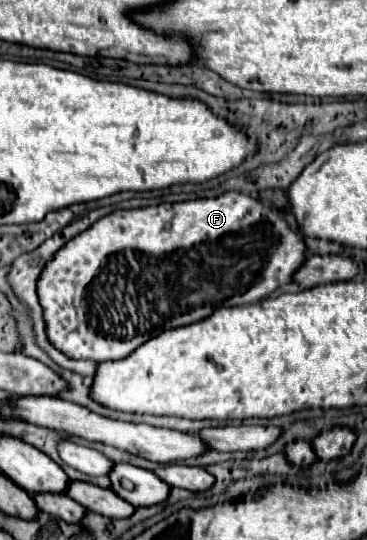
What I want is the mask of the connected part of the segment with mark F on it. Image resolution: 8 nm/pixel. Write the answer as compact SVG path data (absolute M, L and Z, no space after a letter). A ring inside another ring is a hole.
M229 191L213 199L195 199L195 201L183 201L183 203L163 203L157 207L143 207L143 209L129 209L129 211L113 211L99 221L95 221L89 229L67 241L55 257L43 267L39 279L37 279L37 297L43 307L43 319L47 327L47 339L53 347L57 347L63 355L69 359L89 359L95 363L101 361L113 361L123 359L129 353L133 353L139 345L143 345L147 339L153 339L161 335L167 329L175 329L181 325L197 323L199 319L207 319L211 313L215 313L219 307L235 307L235 305L249 305L257 303L259 299L269 297L279 285L291 283L291 275L305 259L305 243L289 227L289 223L283 219L283 215L261 201L247 197L239 191Z

